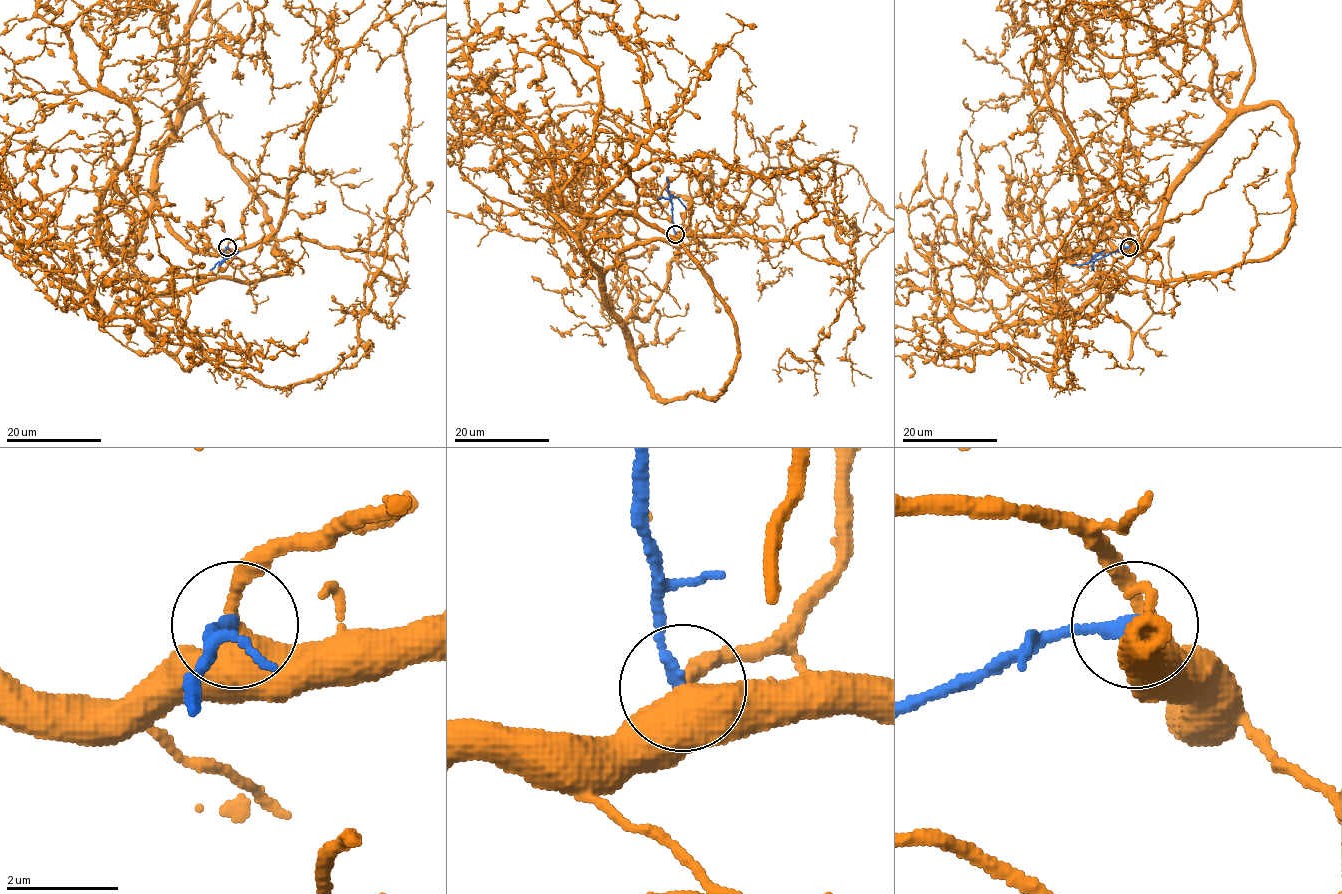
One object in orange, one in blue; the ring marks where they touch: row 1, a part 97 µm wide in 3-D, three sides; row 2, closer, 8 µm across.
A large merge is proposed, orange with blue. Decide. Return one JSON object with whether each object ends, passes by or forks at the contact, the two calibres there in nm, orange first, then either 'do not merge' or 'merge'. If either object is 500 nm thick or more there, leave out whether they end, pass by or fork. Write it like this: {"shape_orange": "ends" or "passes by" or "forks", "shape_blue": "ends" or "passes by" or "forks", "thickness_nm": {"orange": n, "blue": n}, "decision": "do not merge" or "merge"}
{"shape_orange": "passes by", "shape_blue": "ends", "thickness_nm": {"orange": 480, "blue": 220}, "decision": "do not merge"}

